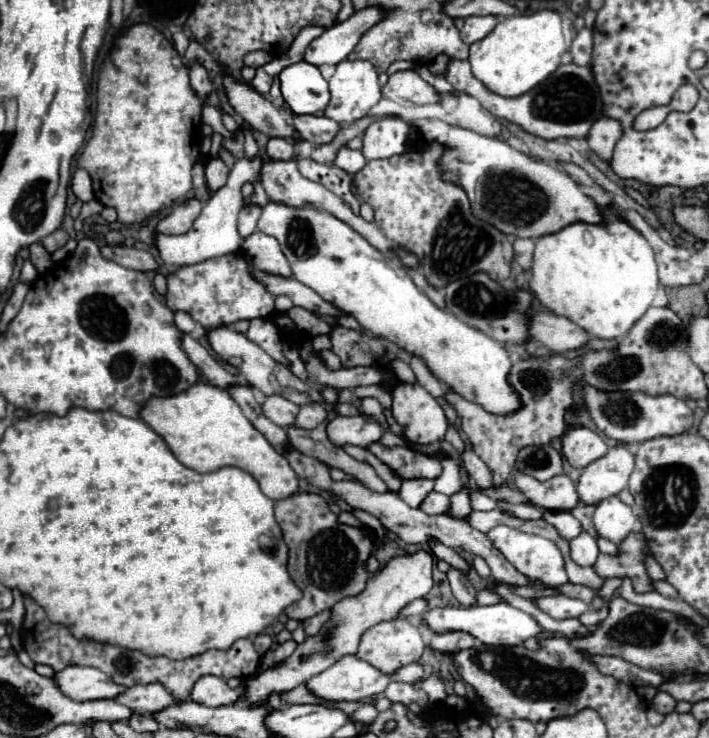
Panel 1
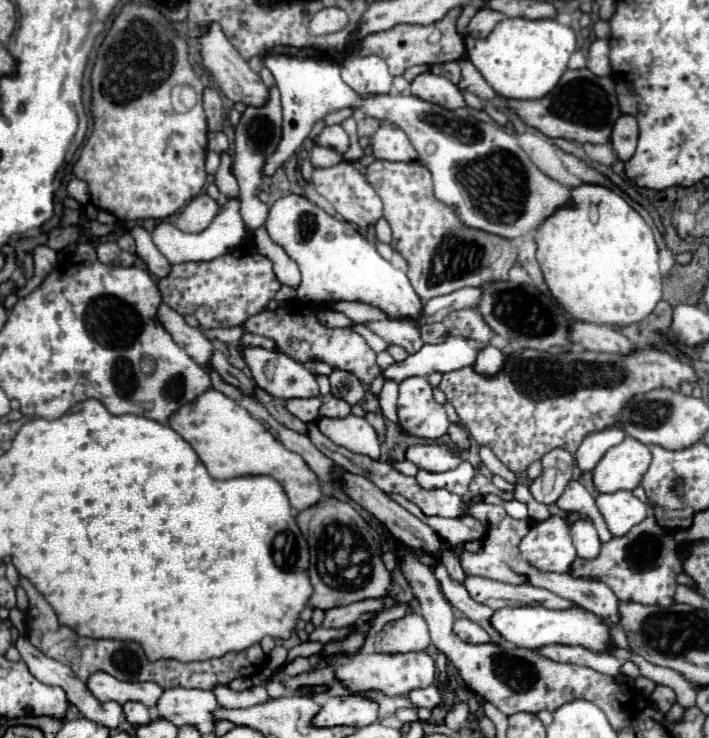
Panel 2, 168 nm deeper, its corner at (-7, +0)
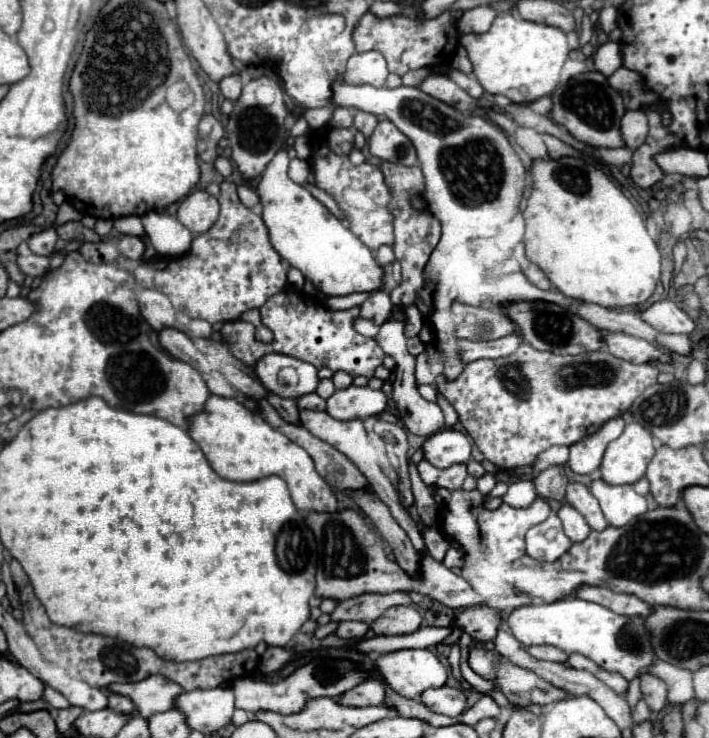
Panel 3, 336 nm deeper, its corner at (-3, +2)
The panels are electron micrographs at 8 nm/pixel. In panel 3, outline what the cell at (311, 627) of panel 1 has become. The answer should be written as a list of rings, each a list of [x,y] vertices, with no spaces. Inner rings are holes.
[[[392,592],[392,594],[362,594],[344,602],[338,602],[334,612],[330,614],[332,622],[342,620],[362,620],[362,622],[374,622],[384,614],[388,608],[410,604],[410,598],[406,592]]]

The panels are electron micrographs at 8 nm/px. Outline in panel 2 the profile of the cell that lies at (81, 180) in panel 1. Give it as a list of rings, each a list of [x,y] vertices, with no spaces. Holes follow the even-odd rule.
[[[72,178],[68,182],[66,190],[68,190],[68,196],[72,196],[74,200],[78,200],[80,204],[88,204],[88,186],[86,186],[86,182],[82,182],[78,178]]]

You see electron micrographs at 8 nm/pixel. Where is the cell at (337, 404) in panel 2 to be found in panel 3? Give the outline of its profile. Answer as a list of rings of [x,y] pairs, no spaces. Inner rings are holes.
[[[350,386],[344,390],[336,390],[326,400],[326,412],[332,418],[348,420],[348,418],[376,418],[386,408],[386,396],[382,390],[372,390],[368,386]]]

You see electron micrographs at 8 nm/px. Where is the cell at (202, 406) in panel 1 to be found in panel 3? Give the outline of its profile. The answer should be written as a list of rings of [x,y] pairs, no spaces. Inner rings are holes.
[[[212,394],[206,400],[204,410],[190,416],[188,434],[202,448],[204,456],[218,476],[234,482],[250,482],[276,474],[286,480],[292,502],[300,512],[336,510],[336,498],[330,486],[320,478],[320,474],[316,474],[314,462],[308,452],[288,440],[282,432],[268,426],[262,416],[244,410],[244,406],[240,406],[236,400]]]

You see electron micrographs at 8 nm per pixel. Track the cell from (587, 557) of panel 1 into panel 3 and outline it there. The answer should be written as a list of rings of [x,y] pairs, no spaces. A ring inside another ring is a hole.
[[[564,504],[558,512],[562,524],[564,524],[564,534],[570,538],[570,542],[578,544],[578,542],[584,542],[588,536],[590,536],[590,526],[586,522],[586,518],[572,506]]]

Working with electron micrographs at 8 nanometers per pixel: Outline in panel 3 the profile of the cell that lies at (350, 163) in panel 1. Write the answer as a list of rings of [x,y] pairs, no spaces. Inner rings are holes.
[[[336,108],[334,110],[334,116],[330,120],[330,126],[352,128],[352,110],[348,110],[348,108]]]

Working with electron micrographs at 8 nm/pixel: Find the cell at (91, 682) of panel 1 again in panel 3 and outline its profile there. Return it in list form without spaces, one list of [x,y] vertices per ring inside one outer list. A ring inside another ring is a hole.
[[[154,674],[154,676],[148,676],[146,680],[140,680],[140,682],[110,684],[108,692],[128,696],[134,702],[138,714],[148,718],[156,712],[170,710],[174,706],[176,696],[180,696],[184,690],[180,690],[180,686],[176,686],[174,682],[160,678],[160,674]]]

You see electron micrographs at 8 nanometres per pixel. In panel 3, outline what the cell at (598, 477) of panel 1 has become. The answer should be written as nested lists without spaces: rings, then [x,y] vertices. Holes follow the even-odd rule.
[[[630,422],[622,436],[608,444],[600,472],[608,484],[634,484],[638,482],[652,456],[656,454],[652,434],[638,422]]]

